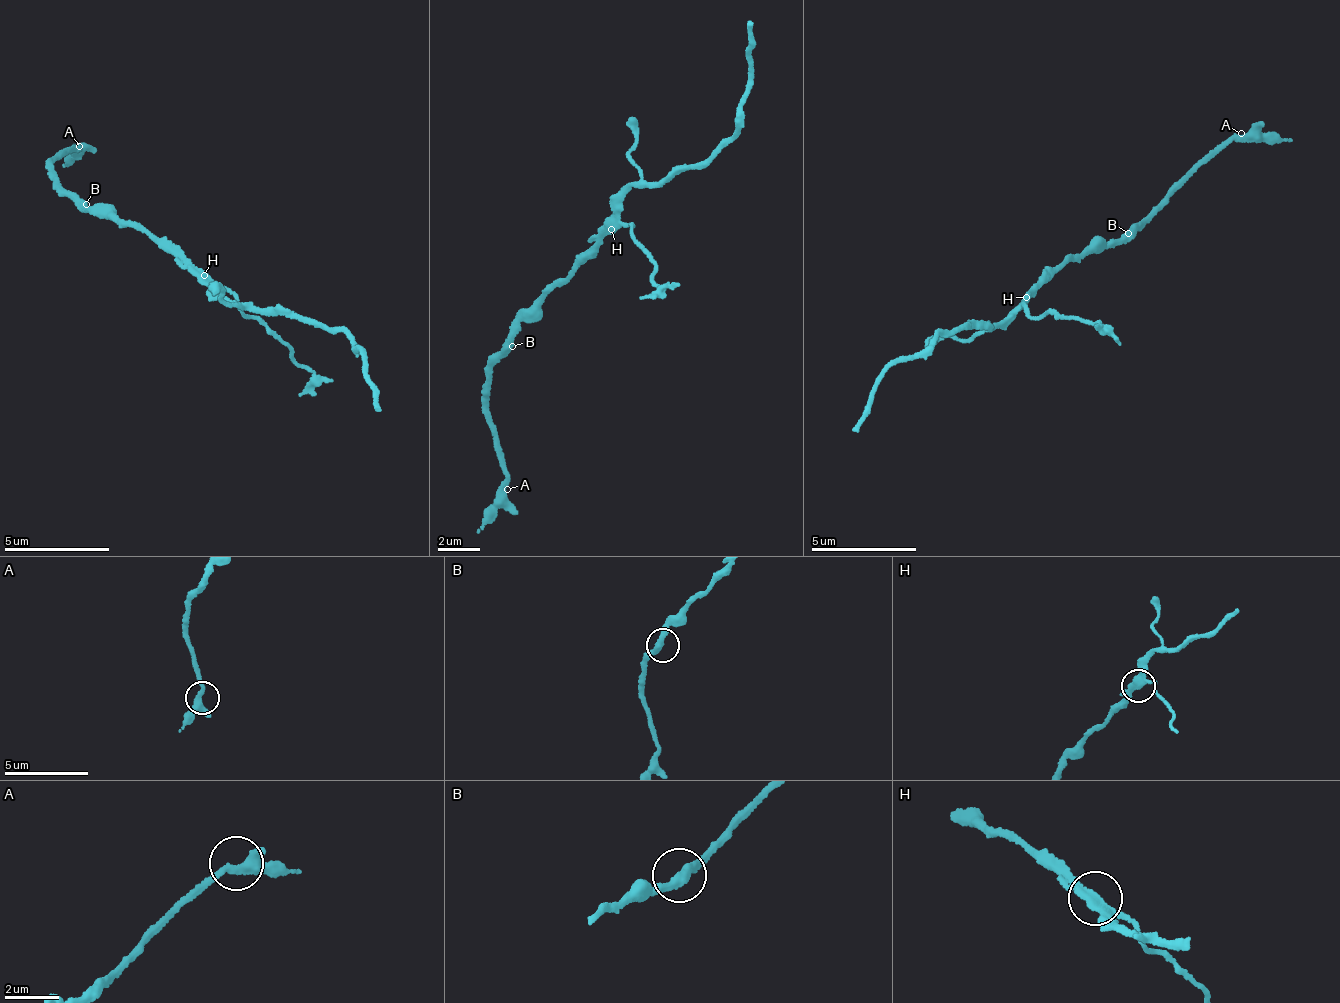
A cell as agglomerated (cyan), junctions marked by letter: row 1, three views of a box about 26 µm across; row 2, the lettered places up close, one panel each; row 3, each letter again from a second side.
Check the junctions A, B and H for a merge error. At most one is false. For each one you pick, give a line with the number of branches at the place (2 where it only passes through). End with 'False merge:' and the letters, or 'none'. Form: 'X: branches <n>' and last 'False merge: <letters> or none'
H: branches 3
False merge: H

